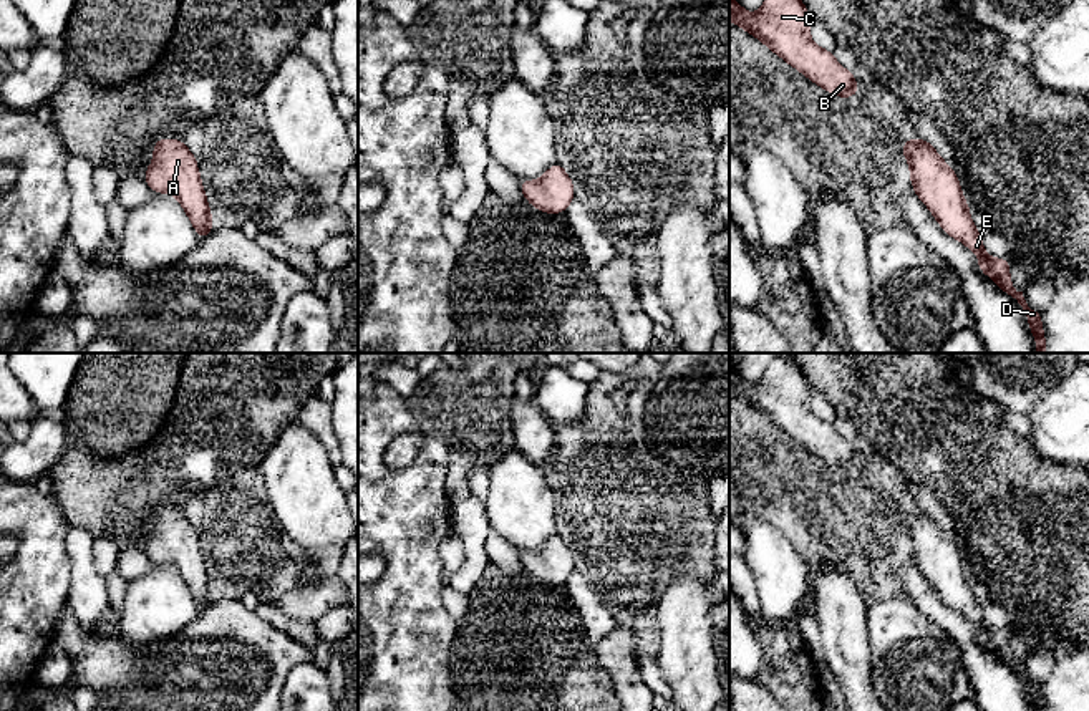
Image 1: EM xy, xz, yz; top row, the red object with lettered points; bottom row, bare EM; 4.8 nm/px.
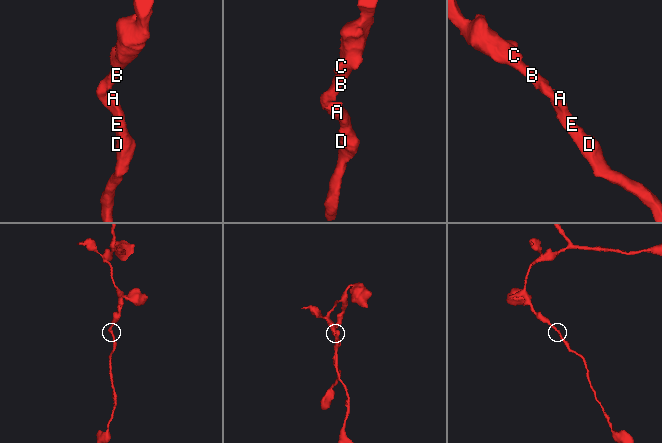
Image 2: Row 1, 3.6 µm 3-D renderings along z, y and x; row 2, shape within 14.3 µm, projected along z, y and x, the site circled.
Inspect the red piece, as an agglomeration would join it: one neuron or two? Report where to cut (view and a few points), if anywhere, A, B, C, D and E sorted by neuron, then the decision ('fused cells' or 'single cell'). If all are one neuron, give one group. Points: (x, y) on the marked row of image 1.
no cut | A B C D E | single cell

